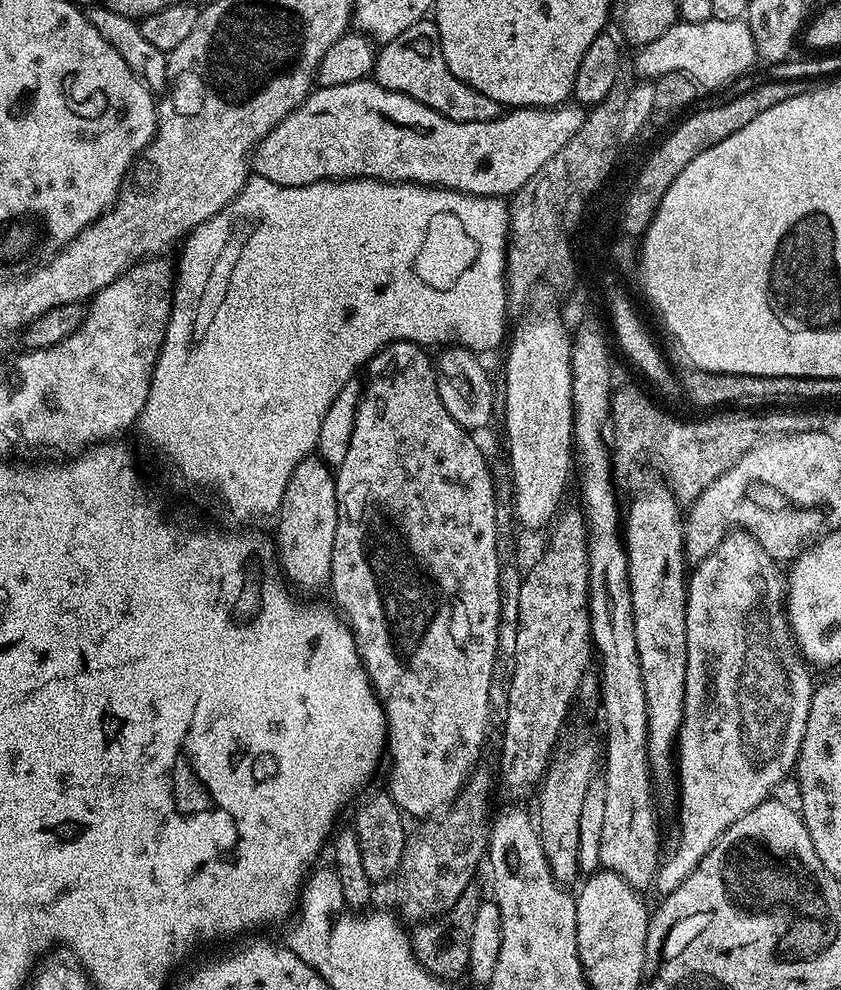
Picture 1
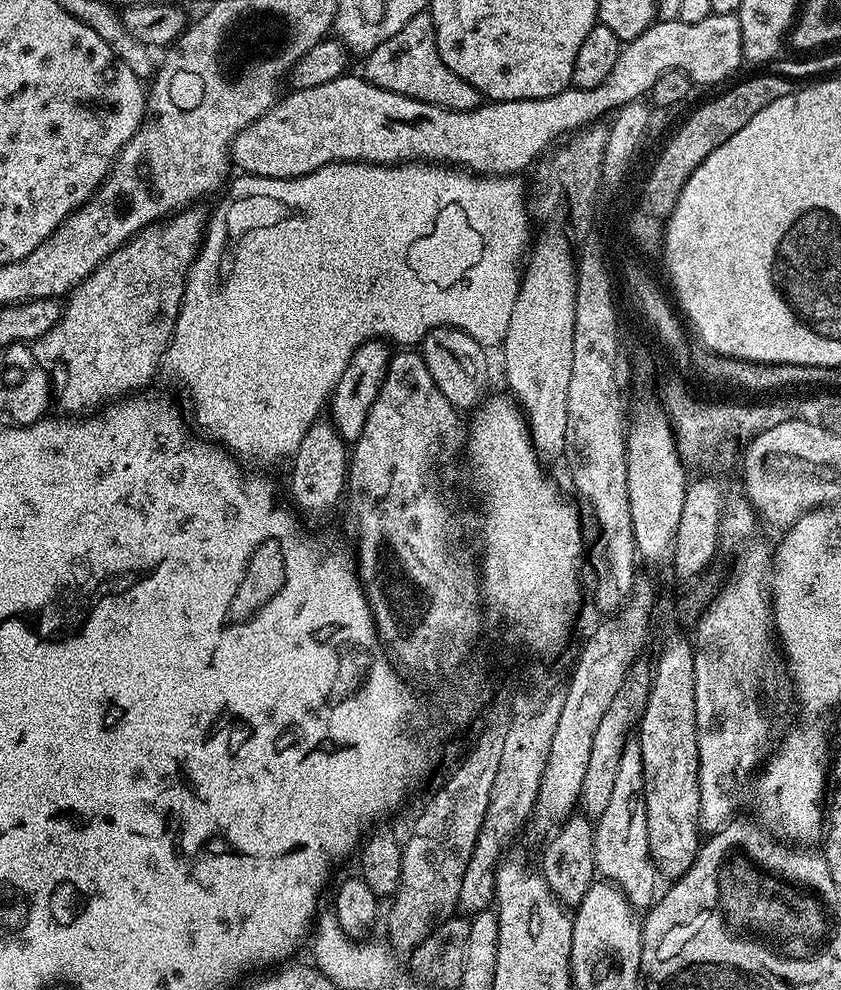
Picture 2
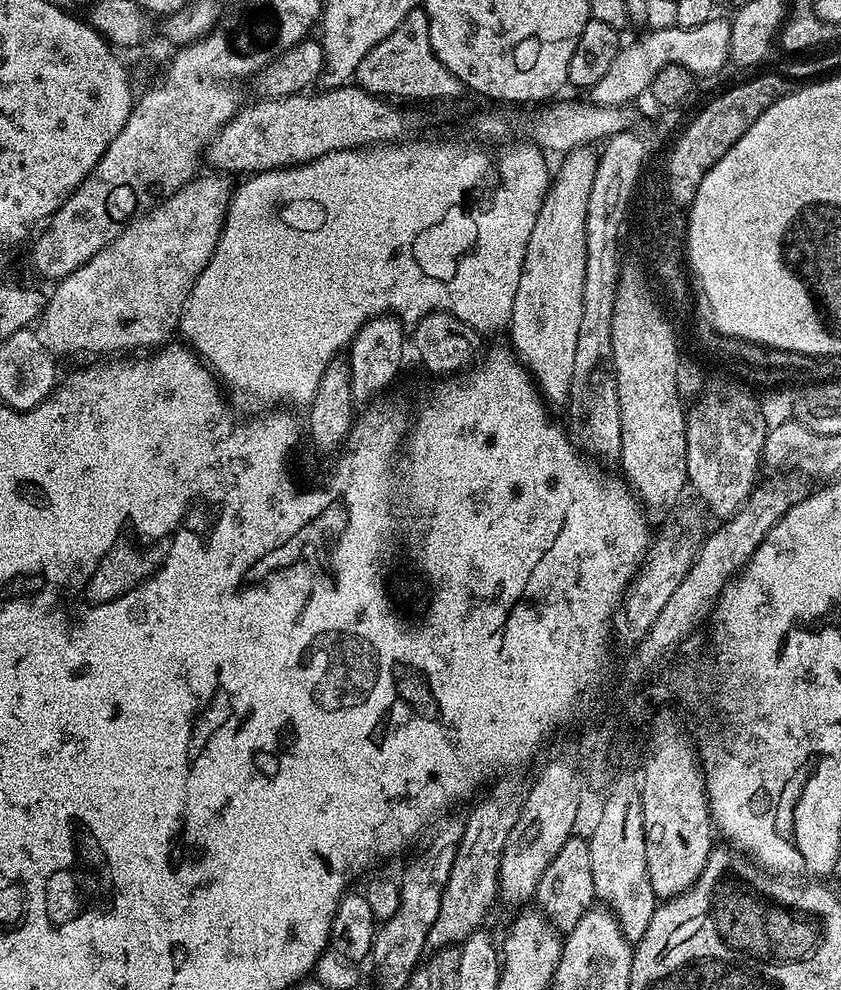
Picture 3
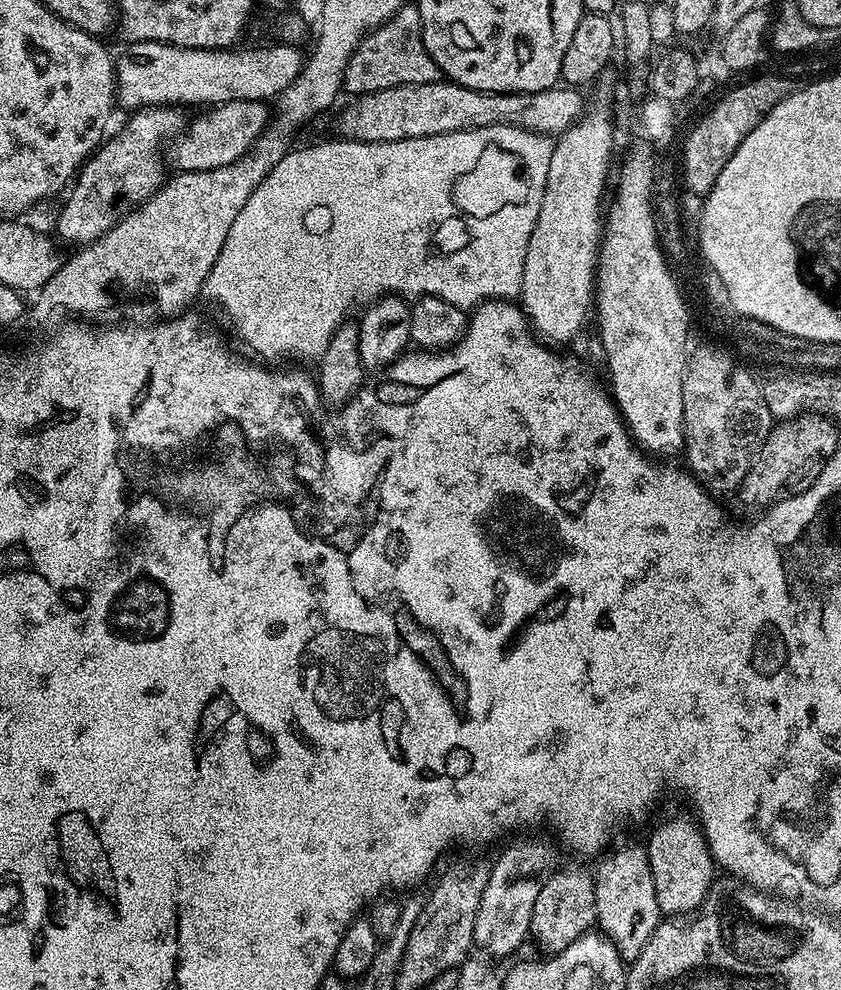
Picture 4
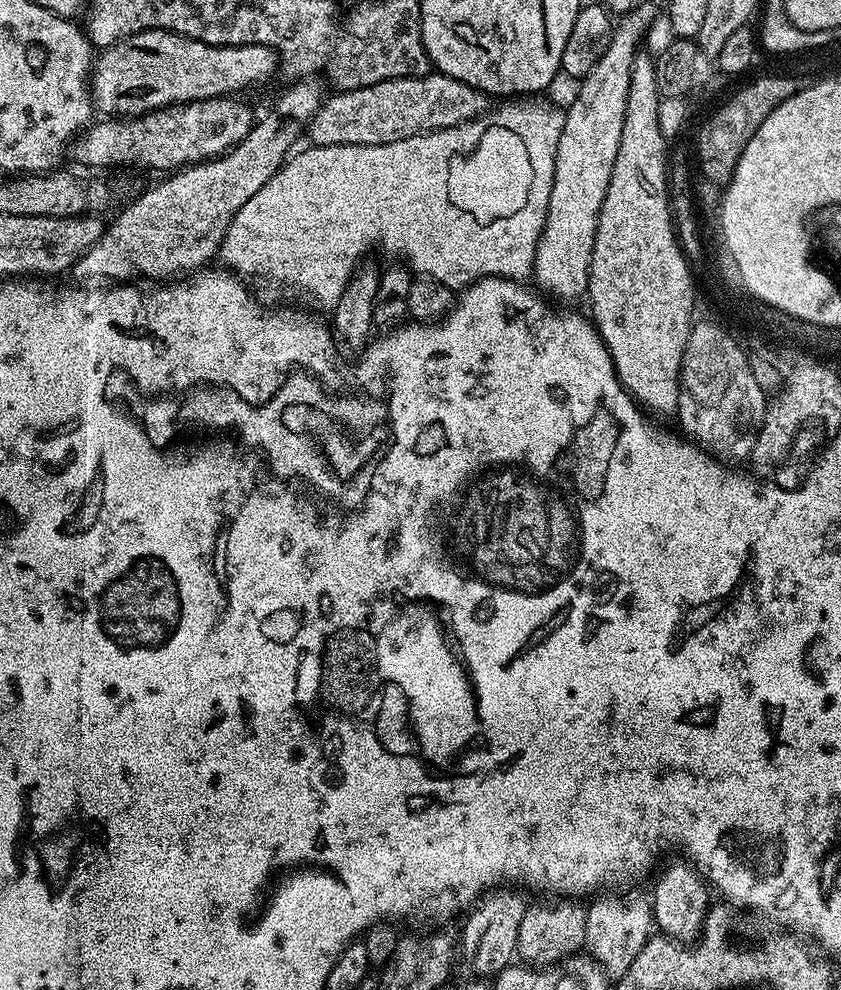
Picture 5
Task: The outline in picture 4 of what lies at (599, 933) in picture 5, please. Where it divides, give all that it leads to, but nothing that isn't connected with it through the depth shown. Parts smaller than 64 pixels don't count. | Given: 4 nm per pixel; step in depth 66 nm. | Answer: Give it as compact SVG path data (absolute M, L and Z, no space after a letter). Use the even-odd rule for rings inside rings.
M620 844L616 849L614 848L605 851L599 857L600 865L594 868L596 924L602 935L616 947L621 960L631 962L638 958L638 954L642 954L642 946L650 942L650 934L654 934L654 930L662 922L662 913L658 906L658 898L654 895L654 878L650 874L650 862L645 845Z

